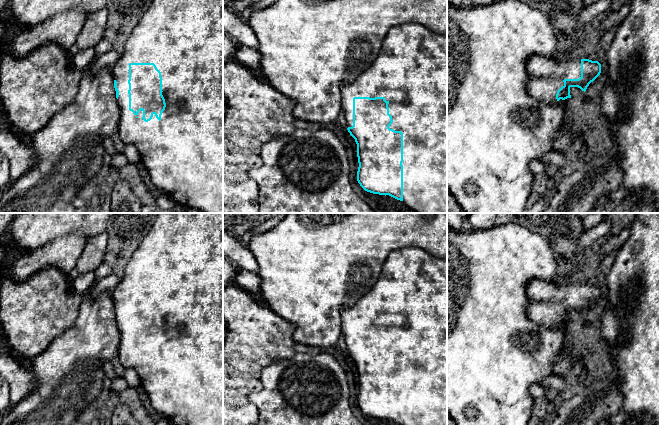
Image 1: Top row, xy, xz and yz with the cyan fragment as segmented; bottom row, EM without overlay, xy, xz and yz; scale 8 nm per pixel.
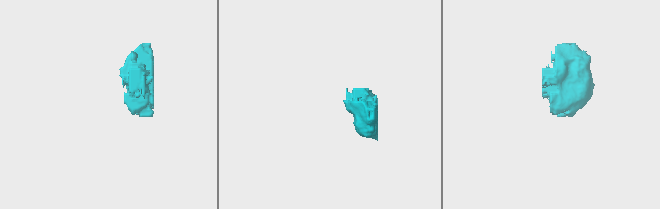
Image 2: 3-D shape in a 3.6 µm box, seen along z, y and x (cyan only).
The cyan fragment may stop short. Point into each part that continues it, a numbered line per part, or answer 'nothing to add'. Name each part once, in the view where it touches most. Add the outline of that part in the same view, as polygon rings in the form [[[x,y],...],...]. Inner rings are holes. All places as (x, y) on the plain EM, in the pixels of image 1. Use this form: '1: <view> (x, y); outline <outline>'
1: xy (181, 257); outline [[[158,213],[152,228],[141,241],[138,248],[128,261],[120,282],[112,290],[112,299],[117,305],[119,321],[117,323],[121,341],[118,351],[118,360],[121,365],[136,371],[142,389],[148,396],[151,407],[158,413],[169,419],[173,425],[223,425],[223,213]],[[130,287],[154,287],[161,296],[162,319],[166,331],[159,345],[155,338],[150,345],[145,346],[143,335],[134,339],[129,334],[129,288]]]

